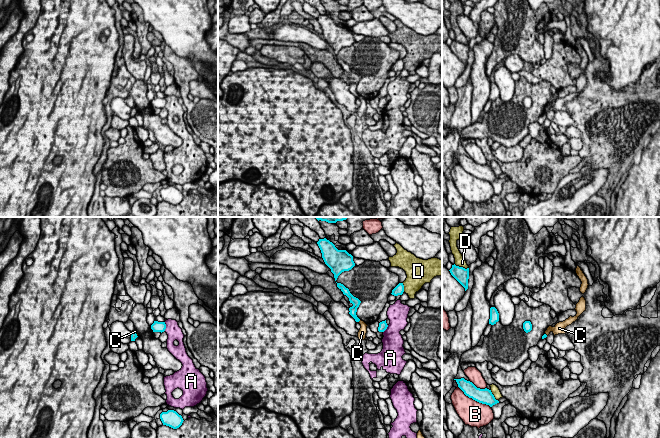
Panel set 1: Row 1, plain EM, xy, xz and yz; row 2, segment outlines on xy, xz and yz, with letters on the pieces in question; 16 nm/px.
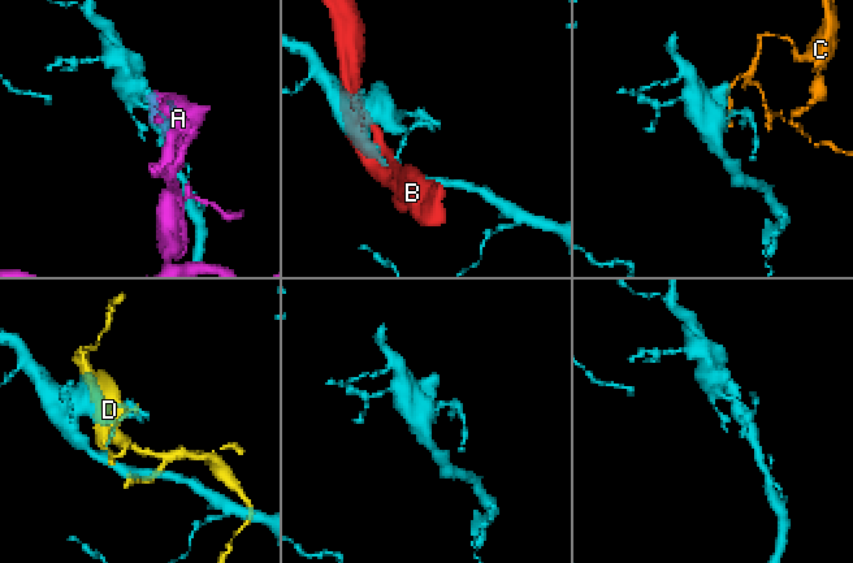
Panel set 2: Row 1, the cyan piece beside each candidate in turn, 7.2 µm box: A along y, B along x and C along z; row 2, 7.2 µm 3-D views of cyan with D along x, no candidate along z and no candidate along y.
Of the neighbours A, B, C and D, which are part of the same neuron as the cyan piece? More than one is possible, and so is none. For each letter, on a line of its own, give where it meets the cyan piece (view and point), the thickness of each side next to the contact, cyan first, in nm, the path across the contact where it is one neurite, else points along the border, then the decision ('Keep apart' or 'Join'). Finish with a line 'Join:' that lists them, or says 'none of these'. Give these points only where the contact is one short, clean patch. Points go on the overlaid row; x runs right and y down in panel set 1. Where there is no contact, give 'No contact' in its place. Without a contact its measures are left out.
A: Touches cyan at xy (165, 326). Thickness 160 nm (cyan) against 240 nm. Keep apart
B: Touches cyan at yz (474, 399). Thickness 240 nm (cyan) against 400 nm. Keep apart
C: Touches cyan at xy (136, 334). Thickness 100 nm (cyan) against 30 nm. Path across: xy (133, 334), (136, 334), (135, 331). Join
D: Touches cyan at yz (461, 267). Thickness 240 nm (cyan) against 160 nm. Keep apart
Join: C

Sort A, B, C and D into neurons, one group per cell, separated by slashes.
A / B / C / D

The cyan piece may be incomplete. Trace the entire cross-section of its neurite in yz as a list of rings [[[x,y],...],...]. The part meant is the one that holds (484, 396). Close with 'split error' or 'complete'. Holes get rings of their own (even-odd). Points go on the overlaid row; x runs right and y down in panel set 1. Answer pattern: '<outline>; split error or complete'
[[[464,378],[454,380],[457,382],[458,387],[469,398],[472,398],[473,400],[479,403],[489,405],[490,407],[499,403],[499,401],[495,399],[491,390],[487,388],[485,389],[477,388],[472,382],[467,381]]]; complete

